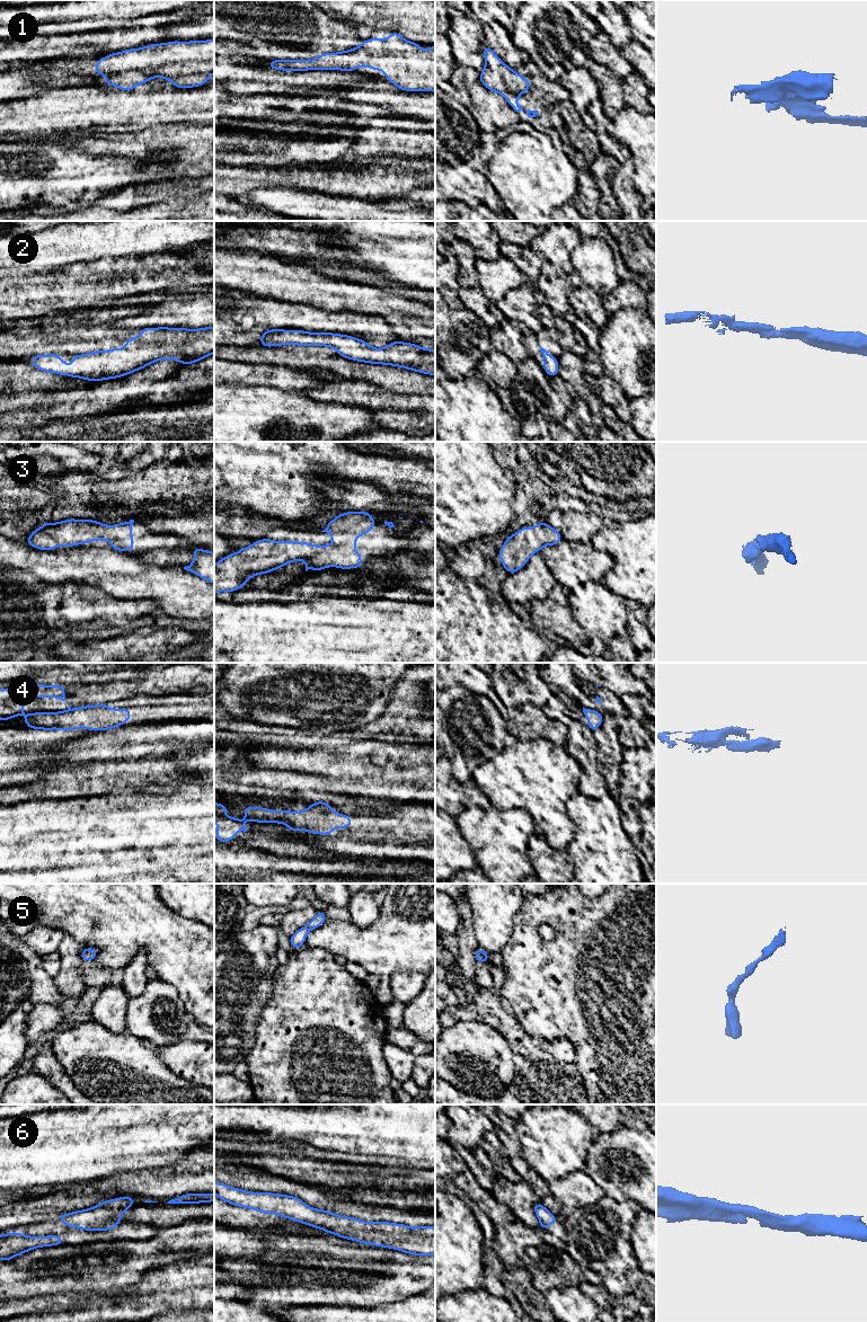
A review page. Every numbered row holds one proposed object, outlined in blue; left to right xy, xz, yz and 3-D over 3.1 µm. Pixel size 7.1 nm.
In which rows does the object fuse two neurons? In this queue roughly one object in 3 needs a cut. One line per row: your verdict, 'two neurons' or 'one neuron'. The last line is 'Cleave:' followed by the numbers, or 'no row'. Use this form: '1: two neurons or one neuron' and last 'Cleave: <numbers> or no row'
1: one neuron
2: one neuron
3: one neuron
4: two neurons
5: one neuron
6: one neuron
Cleave: 4

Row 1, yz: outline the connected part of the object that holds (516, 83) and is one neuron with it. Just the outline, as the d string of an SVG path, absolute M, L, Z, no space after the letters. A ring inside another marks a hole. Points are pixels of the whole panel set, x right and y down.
M486 45L483 52L486 64L480 72L479 81L488 90L501 94L515 112L523 110L516 100L531 89L529 79L506 65L489 46Z

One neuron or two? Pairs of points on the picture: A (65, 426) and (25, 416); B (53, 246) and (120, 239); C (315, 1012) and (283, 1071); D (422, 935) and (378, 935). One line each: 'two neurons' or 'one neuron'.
A: two neurons
B: one neuron
C: one neuron
D: one neuron

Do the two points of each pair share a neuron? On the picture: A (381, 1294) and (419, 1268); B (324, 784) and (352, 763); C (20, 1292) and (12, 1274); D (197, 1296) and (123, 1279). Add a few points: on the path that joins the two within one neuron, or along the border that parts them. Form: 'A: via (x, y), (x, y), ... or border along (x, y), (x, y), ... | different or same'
A: via (390, 1289), (410, 1271) | same
B: border along (306, 773), (357, 782) | different
C: via (20, 1287), (20, 1283), (16, 1278) | same
D: border along (161, 1268), (148, 1270), (138, 1283), (121, 1289) | different

